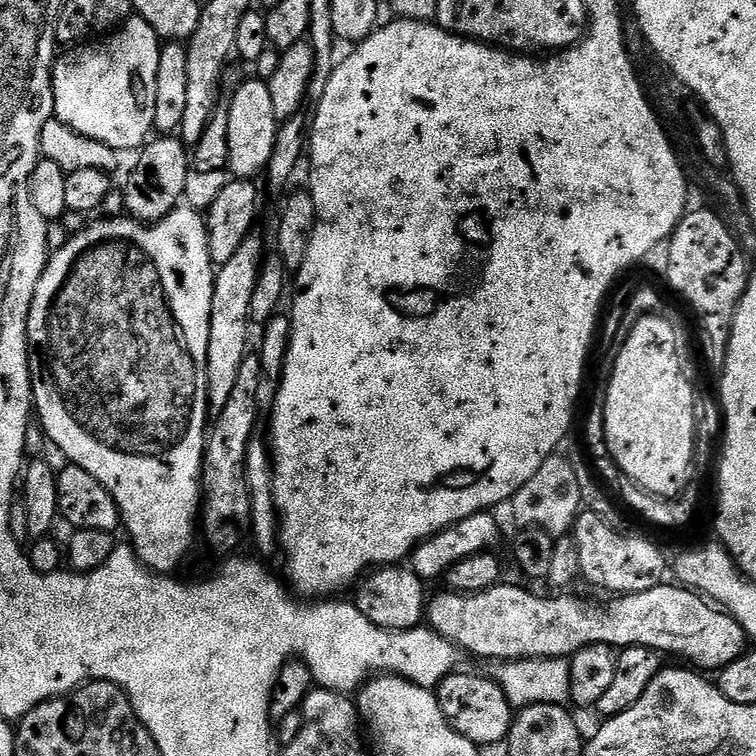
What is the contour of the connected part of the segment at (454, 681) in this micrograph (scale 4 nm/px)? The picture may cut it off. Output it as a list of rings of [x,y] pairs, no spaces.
[[[457,670],[443,680],[438,689],[440,709],[446,722],[458,734],[462,734],[477,746],[484,744],[503,745],[512,729],[514,709],[507,701],[499,685],[487,675],[475,676],[472,672]]]

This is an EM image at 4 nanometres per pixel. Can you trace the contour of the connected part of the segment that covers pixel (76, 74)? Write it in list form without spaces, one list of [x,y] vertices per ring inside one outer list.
[[[135,14],[103,38],[69,47],[52,65],[55,119],[117,150],[139,149],[154,132],[154,85],[161,47],[150,22]]]

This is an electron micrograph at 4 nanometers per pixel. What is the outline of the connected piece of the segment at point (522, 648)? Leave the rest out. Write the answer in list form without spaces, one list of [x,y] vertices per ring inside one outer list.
[[[501,582],[494,585],[490,590],[479,592],[473,596],[461,596],[458,592],[444,590],[441,596],[433,595],[426,605],[426,624],[433,632],[437,632],[442,638],[446,638],[455,644],[457,649],[469,652],[472,656],[481,656],[485,662],[495,661],[517,661],[528,659],[565,659],[570,658],[578,650],[582,650],[588,644],[607,644],[613,650],[621,648],[633,648],[634,646],[642,646],[643,648],[653,648],[655,652],[668,656],[681,656],[689,665],[695,666],[697,669],[705,670],[704,668],[713,668],[719,670],[726,667],[730,662],[734,662],[734,658],[738,658],[746,651],[746,637],[742,626],[737,620],[732,617],[723,608],[715,603],[704,599],[698,592],[692,591],[691,588],[685,588],[675,582],[662,582],[658,586],[654,586],[650,590],[642,590],[638,594],[630,594],[629,596],[617,595],[609,604],[591,604],[588,600],[579,600],[576,596],[568,596],[572,594],[556,594],[553,600],[547,600],[544,596],[535,596],[532,592],[527,592],[524,588],[519,588],[516,584],[508,584],[509,582]]]

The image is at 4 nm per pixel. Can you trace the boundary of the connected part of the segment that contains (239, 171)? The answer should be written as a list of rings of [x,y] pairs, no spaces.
[[[250,78],[245,84],[236,88],[232,101],[226,105],[228,125],[226,126],[226,142],[230,142],[228,151],[228,171],[233,177],[252,180],[263,173],[270,162],[270,154],[274,154],[276,129],[278,121],[274,114],[274,105],[270,98],[267,80]]]

